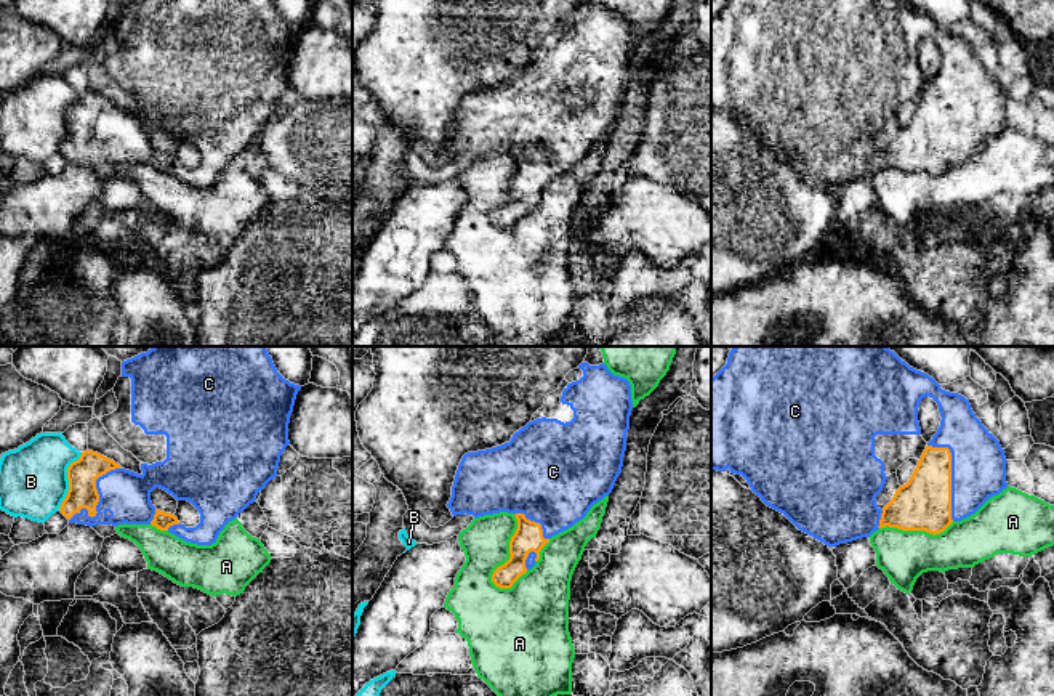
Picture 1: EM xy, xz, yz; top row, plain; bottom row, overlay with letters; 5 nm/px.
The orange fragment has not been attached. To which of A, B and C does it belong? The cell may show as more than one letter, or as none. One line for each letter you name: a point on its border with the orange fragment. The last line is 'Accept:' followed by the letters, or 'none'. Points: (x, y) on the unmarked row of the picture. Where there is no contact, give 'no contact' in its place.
C: meets orange in xy at (98, 140)
Accept: C

